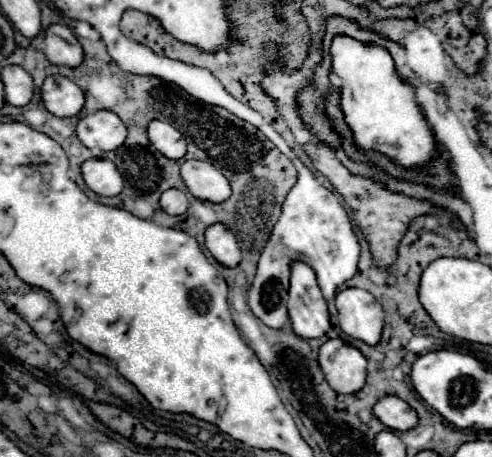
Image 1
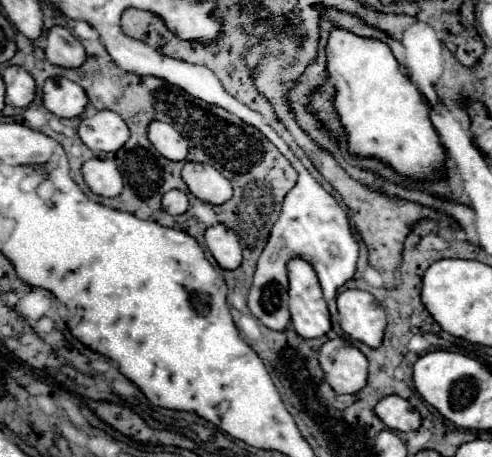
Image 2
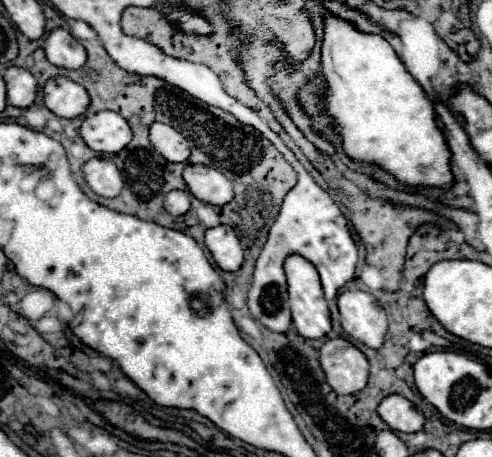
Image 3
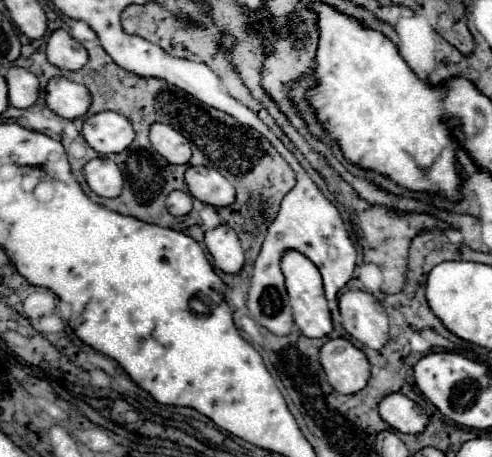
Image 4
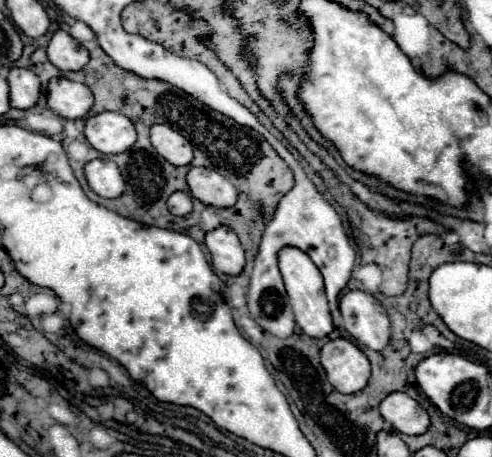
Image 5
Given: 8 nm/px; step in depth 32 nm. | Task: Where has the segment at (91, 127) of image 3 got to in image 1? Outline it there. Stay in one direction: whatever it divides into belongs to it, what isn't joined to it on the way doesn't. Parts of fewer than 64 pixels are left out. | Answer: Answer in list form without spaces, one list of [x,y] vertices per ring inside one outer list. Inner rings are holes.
[[[98,110],[84,116],[76,126],[76,136],[86,148],[100,148],[104,152],[116,150],[126,140],[126,126],[110,110]]]

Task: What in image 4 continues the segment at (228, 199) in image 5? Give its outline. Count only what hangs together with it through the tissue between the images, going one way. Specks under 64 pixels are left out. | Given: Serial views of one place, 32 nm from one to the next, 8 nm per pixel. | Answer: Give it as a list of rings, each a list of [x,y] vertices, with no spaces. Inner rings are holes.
[[[188,166],[186,184],[190,194],[210,206],[228,206],[234,202],[234,186],[214,168],[206,166]]]

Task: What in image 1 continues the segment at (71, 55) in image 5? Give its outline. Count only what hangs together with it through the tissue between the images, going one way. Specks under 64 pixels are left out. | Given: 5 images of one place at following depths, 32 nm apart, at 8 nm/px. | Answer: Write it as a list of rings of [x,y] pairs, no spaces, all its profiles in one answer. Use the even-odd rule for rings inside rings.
[[[62,24],[48,26],[44,34],[44,44],[46,44],[44,54],[50,60],[50,64],[64,64],[76,68],[84,58],[82,46],[68,26]]]

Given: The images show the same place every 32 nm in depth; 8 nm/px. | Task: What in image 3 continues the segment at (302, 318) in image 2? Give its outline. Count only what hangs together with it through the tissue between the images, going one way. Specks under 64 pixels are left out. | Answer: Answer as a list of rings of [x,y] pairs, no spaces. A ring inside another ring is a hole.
[[[294,254],[288,256],[284,262],[284,270],[288,276],[288,294],[290,294],[290,310],[292,310],[292,322],[294,328],[300,336],[304,338],[322,338],[332,330],[330,324],[330,312],[322,294],[322,286],[320,286],[320,276],[316,272],[316,268],[302,256]]]

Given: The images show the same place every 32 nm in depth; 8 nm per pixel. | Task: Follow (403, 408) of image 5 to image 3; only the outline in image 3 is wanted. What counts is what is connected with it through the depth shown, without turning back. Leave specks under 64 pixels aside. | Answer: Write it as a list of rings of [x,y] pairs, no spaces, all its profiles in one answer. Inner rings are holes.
[[[400,394],[386,396],[378,404],[378,416],[392,430],[398,430],[398,432],[418,432],[422,430],[422,424],[424,424],[424,416],[414,408],[410,400],[406,400]]]

